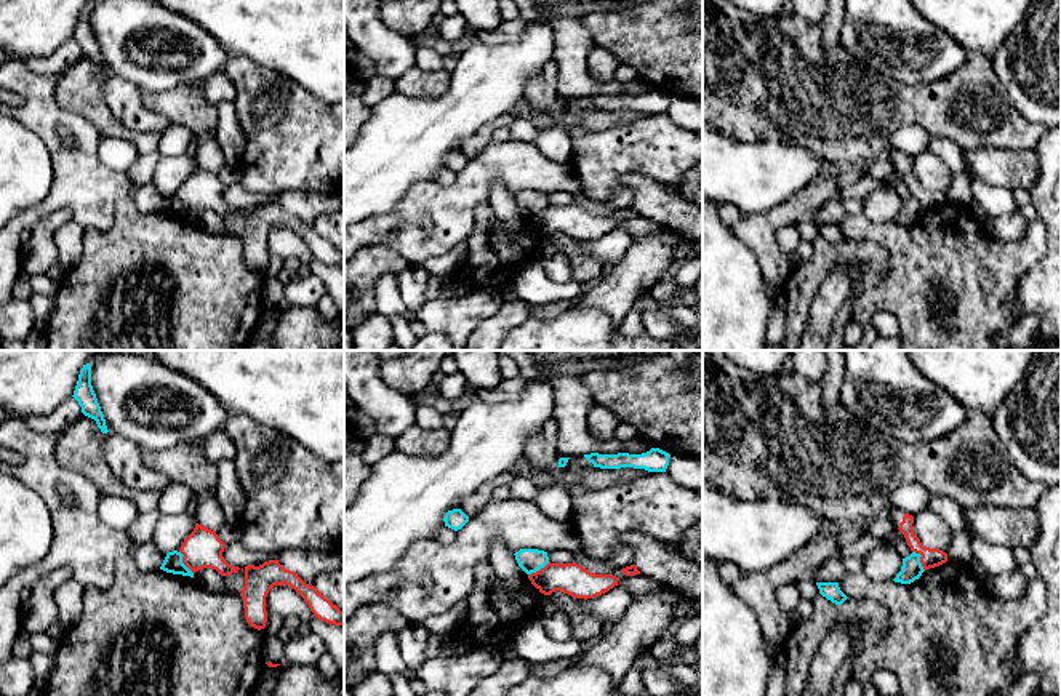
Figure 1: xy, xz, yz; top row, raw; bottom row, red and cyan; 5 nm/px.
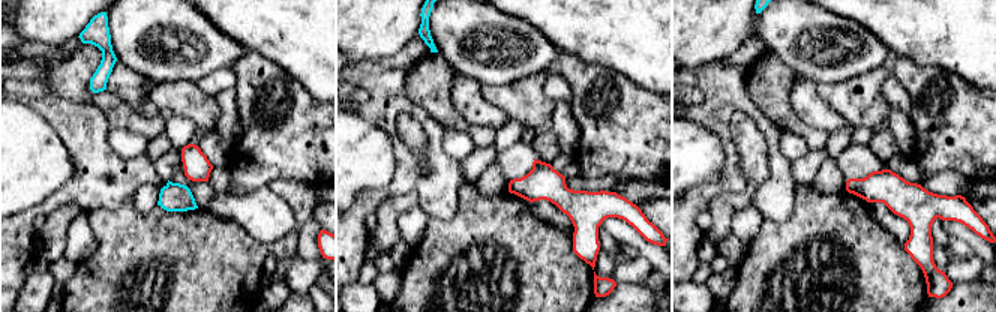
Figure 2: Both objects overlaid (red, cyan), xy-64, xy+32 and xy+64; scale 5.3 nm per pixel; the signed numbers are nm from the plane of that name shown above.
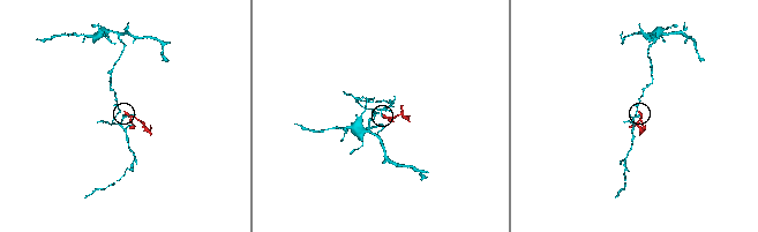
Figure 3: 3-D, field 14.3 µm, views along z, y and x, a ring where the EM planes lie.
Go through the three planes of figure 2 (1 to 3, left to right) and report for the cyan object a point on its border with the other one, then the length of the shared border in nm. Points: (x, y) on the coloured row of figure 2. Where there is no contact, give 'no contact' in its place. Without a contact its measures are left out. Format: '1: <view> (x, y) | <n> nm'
1: no contact
2: no contact
3: no contact

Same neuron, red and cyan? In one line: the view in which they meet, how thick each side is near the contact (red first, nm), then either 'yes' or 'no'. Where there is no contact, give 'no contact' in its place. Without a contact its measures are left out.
meets red in yz; 100 nm thick on the red side, 110 nm on the other; no

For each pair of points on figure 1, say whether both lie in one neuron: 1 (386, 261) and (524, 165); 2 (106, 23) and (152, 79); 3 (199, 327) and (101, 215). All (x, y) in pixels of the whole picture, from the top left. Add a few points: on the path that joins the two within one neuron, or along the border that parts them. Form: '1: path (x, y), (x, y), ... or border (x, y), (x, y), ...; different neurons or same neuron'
1: border (360, 248), (384, 245), (408, 264); different neurons
2: path (117, 40), (122, 63), (135, 69); same neuron
3: border (130, 197), (117, 202), (109, 228), (85, 229); different neurons

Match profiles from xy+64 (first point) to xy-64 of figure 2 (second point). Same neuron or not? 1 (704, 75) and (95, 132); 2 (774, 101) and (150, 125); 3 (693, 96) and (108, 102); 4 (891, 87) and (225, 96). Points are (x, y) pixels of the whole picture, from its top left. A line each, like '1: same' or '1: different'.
1: same
2: same
3: same
4: different

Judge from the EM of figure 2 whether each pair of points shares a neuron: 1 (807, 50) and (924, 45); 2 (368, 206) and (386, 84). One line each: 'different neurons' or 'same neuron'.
1: same neuron
2: same neuron

